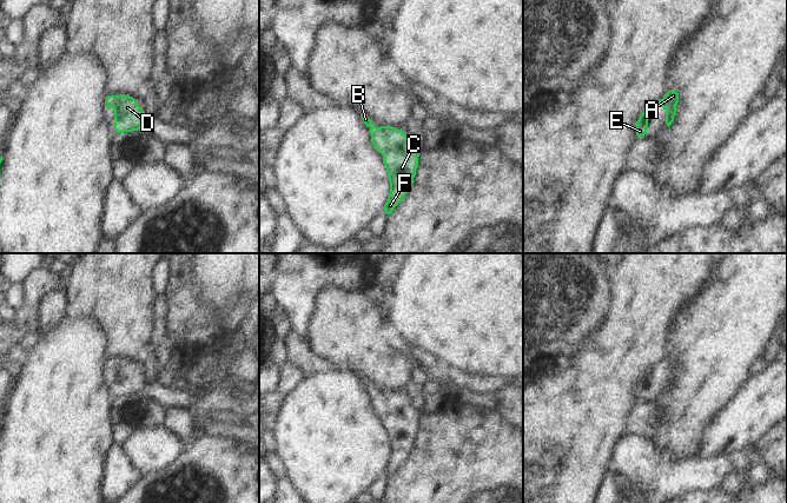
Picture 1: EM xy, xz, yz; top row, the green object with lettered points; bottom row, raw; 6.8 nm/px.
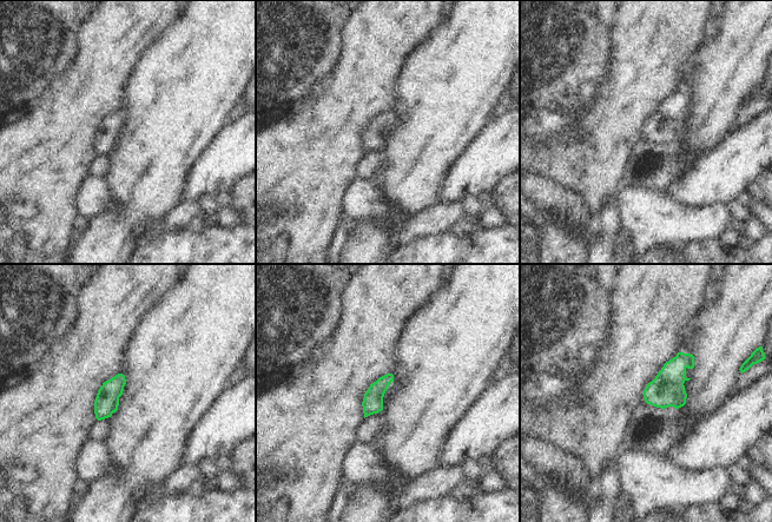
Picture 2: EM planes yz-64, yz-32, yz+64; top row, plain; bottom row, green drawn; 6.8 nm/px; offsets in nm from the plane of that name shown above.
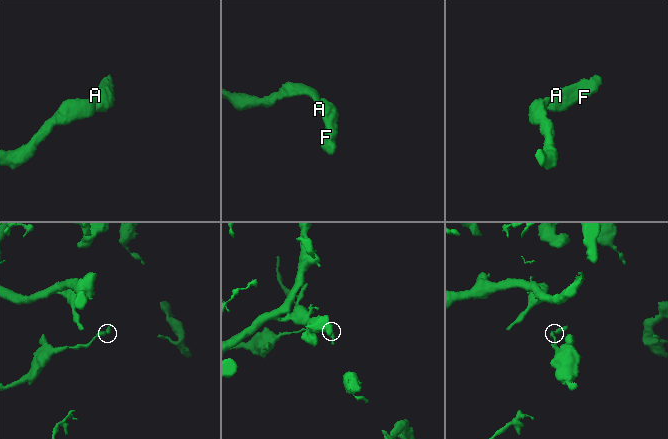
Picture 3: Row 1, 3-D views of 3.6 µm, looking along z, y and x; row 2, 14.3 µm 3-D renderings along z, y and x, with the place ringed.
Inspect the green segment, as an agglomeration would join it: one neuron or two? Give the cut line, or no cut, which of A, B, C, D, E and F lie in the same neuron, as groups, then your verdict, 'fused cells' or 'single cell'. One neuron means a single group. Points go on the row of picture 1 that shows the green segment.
cut none; groups A B C D E F; single cell

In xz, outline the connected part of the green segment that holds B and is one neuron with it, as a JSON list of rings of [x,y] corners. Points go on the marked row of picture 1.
[[[364,113],[361,117],[371,128],[369,133],[373,147],[383,154],[383,164],[390,183],[390,193],[383,210],[390,214],[412,186],[421,153],[416,147],[415,138],[406,137],[403,131],[392,126],[377,128]]]

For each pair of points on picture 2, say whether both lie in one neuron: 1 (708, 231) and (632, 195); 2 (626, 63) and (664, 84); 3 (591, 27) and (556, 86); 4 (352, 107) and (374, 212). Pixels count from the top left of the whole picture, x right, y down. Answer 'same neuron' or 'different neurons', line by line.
1: same neuron
2: same neuron
3: same neuron
4: different neurons

